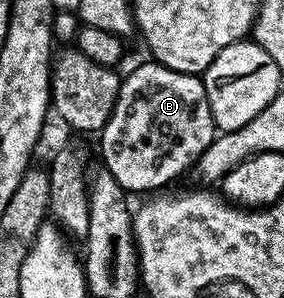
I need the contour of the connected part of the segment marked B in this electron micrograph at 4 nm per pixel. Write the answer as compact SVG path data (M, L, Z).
M151 59L145 61L145 65L130 70L128 77L126 73L121 80L114 111L98 134L103 168L114 175L116 182L132 195L144 193L147 189L160 191L168 187L163 185L170 184L187 169L191 170L202 151L206 151L206 147L210 147L210 143L218 136L203 80L194 73L179 73Z

